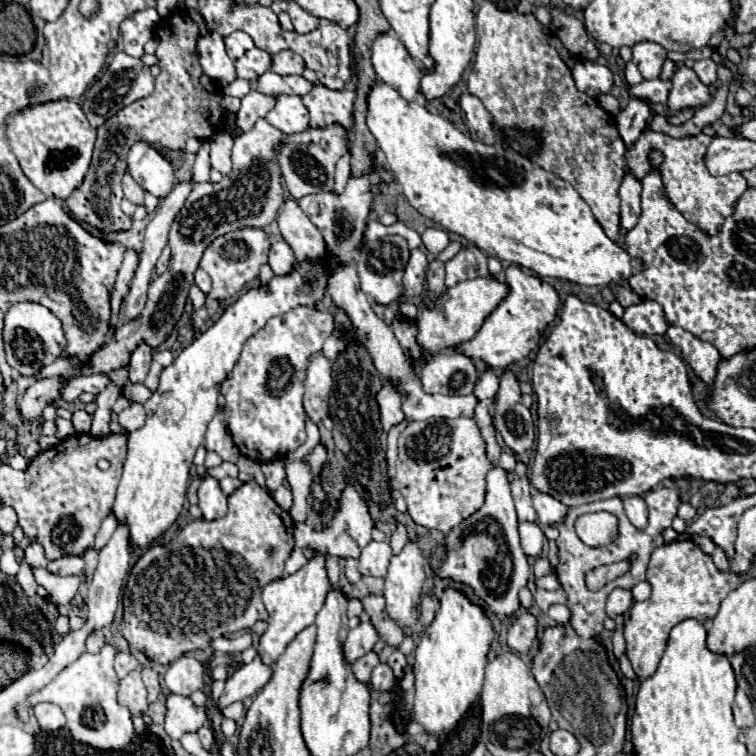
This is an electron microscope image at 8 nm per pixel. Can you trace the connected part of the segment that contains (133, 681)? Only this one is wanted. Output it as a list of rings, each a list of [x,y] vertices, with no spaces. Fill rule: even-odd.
[[[134,671],[130,675],[126,675],[120,681],[120,691],[118,691],[118,703],[128,707],[132,717],[142,717],[148,711],[148,699],[146,699],[146,691],[140,679],[140,673]]]

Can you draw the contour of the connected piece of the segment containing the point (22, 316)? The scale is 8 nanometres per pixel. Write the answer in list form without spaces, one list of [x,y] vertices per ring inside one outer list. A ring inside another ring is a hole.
[[[24,301],[14,303],[6,311],[4,317],[4,347],[6,347],[6,359],[10,367],[20,371],[22,375],[34,375],[42,365],[50,365],[58,359],[62,349],[66,347],[66,339],[62,333],[62,325],[56,315],[52,315],[50,309],[46,309],[40,303]]]

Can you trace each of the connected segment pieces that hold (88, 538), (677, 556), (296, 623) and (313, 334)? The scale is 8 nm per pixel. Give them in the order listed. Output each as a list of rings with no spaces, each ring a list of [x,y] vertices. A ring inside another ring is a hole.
[[[78,433],[46,451],[40,451],[20,473],[16,501],[12,507],[18,515],[18,525],[22,527],[24,535],[44,547],[48,561],[64,555],[82,555],[94,545],[94,535],[114,505],[114,495],[128,449],[126,443],[126,433],[110,433],[102,439]],[[100,459],[110,463],[106,471],[96,467]],[[64,461],[72,461],[72,469]],[[70,513],[72,525],[60,525],[62,517]]]
[[[678,539],[654,549],[646,571],[646,581],[652,587],[652,595],[642,603],[632,605],[630,617],[624,625],[626,653],[632,661],[634,673],[640,679],[646,679],[656,671],[668,643],[668,633],[674,625],[684,619],[698,619],[700,623],[706,623],[718,613],[718,607],[730,589],[740,585],[740,577],[736,573],[720,571],[712,557],[690,539]]]
[[[314,555],[300,571],[286,579],[272,581],[264,587],[262,591],[262,601],[266,605],[266,611],[270,615],[268,619],[268,629],[260,637],[258,645],[258,655],[266,665],[274,665],[274,661],[284,653],[288,643],[308,625],[314,623],[316,613],[320,611],[326,593],[330,591],[330,581],[326,577],[326,567],[324,567],[324,557]]]
[[[294,307],[270,319],[262,331],[244,343],[242,357],[222,383],[226,423],[242,455],[264,463],[292,453],[306,441],[306,411],[302,407],[306,367],[310,355],[322,351],[322,343],[332,331],[334,319],[330,313],[312,307]]]

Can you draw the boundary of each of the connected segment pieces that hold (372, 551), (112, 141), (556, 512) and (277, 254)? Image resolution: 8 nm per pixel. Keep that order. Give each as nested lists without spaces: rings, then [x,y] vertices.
[[[370,541],[358,561],[358,571],[362,575],[372,575],[372,577],[386,577],[386,569],[388,569],[388,563],[392,559],[392,549],[388,543],[376,543],[376,541]]]
[[[176,9],[172,13],[174,15],[168,15],[156,31],[158,39],[156,57],[160,75],[156,77],[154,93],[124,107],[104,125],[98,127],[98,139],[88,175],[82,187],[68,197],[70,211],[78,219],[84,219],[86,223],[102,231],[118,231],[130,227],[130,219],[120,209],[122,201],[120,181],[124,173],[120,169],[126,169],[126,153],[136,141],[146,141],[150,145],[162,145],[166,149],[182,151],[186,139],[196,137],[208,141],[224,129],[224,109],[220,105],[222,97],[220,89],[202,71],[202,67],[198,67],[198,57],[194,55],[198,25],[190,19],[190,15],[184,9]]]
[[[536,493],[534,495],[534,509],[538,515],[538,523],[542,525],[556,525],[566,517],[568,507],[562,505],[560,501],[556,501],[554,497],[546,495],[546,493]]]
[[[276,241],[270,247],[268,263],[270,263],[274,275],[284,277],[284,275],[290,275],[294,271],[296,257],[294,257],[294,253],[292,253],[292,249],[290,249],[290,245],[286,241]]]

